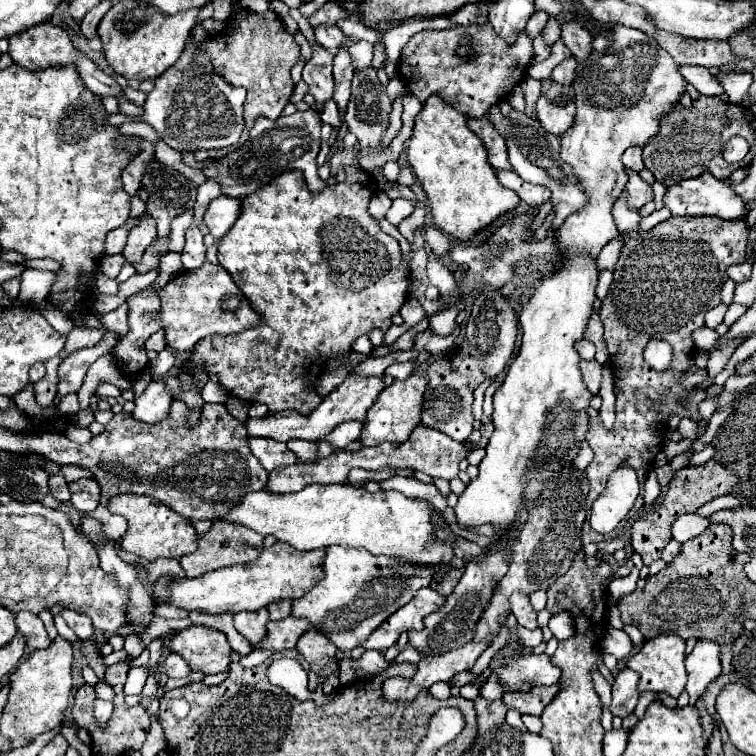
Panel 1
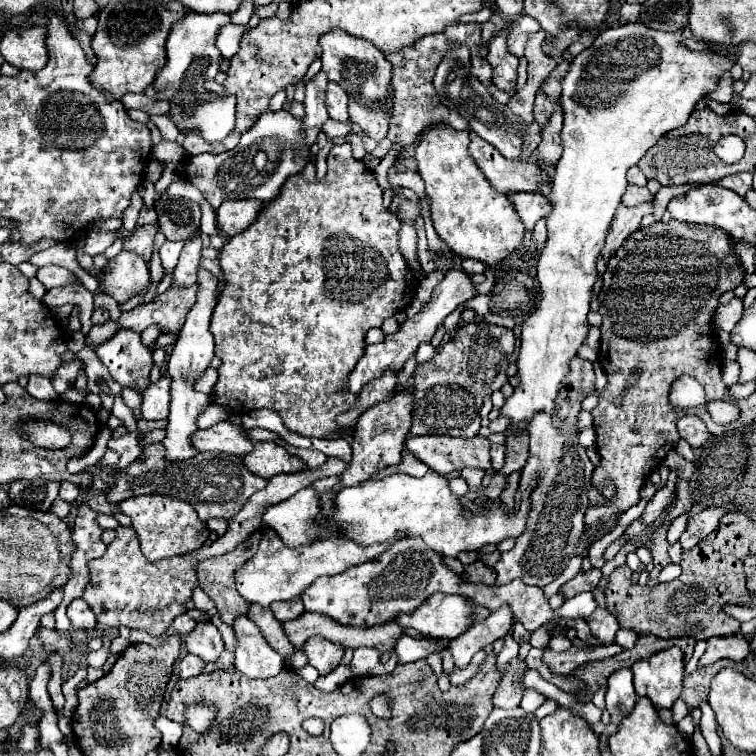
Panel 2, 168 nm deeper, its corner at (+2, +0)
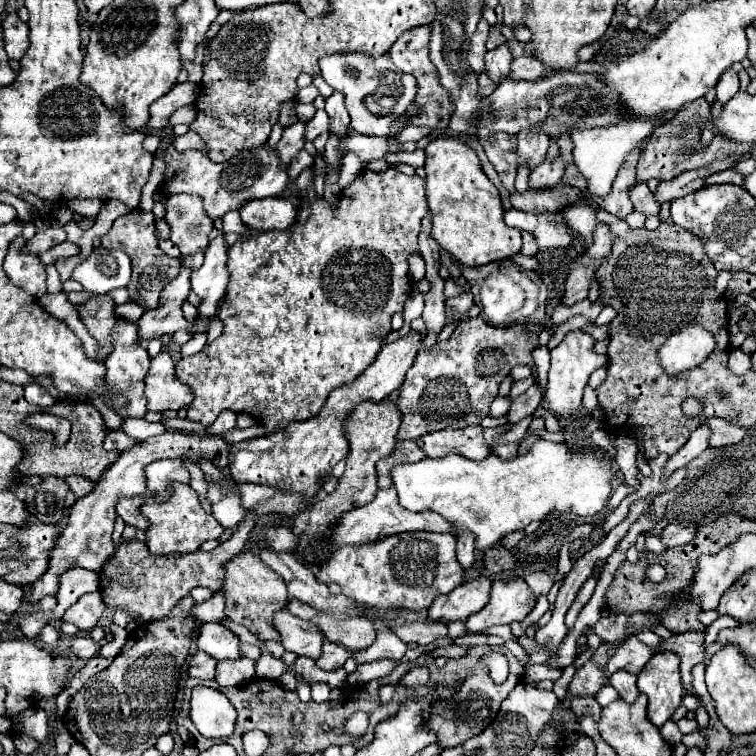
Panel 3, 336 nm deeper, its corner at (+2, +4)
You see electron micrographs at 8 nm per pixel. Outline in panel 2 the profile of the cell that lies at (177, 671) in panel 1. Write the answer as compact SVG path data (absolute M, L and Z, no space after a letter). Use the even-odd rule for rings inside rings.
M184 655L182 657L182 661L180 661L180 679L188 679L188 677L192 677L192 675L198 675L198 673L202 673L202 663L198 661L198 657L196 655Z

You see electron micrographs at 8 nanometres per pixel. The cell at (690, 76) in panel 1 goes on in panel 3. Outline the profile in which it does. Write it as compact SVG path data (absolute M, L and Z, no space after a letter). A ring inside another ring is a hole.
M726 69L722 73L722 77L716 83L716 101L718 103L726 103L730 101L738 91L740 91L740 81L738 81L738 73L734 69Z

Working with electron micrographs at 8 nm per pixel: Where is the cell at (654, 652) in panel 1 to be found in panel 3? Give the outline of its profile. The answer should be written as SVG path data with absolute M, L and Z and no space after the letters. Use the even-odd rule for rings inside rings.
M672 651L654 653L654 659L638 673L638 691L648 697L648 721L662 727L684 697L678 655Z

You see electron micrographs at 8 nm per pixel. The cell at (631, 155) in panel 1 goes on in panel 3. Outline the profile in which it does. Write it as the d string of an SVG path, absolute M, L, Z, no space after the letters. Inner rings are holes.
M636 183L634 187L632 187L632 191L630 191L630 199L632 199L632 203L634 203L634 207L636 207L636 211L638 213L642 213L642 215L646 215L646 217L650 217L650 215L660 215L660 205L658 205L658 201L654 199L654 195L652 195L652 191L648 189L648 185L646 183Z

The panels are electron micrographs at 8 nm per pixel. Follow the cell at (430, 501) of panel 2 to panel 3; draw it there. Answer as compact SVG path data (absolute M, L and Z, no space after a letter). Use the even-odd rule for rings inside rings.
M538 439L526 455L516 455L510 461L502 461L498 455L490 453L482 461L472 461L462 455L446 455L446 457L426 457L418 463L396 465L392 469L394 487L398 491L398 501L402 507L410 511L426 511L432 509L446 517L454 525L454 533L468 529L476 535L476 547L488 549L496 545L504 535L524 529L536 519L544 519L552 511L574 513L578 517L594 517L606 505L612 493L612 465L604 451L594 447L586 447L584 451L572 451L568 443L554 443L546 439Z

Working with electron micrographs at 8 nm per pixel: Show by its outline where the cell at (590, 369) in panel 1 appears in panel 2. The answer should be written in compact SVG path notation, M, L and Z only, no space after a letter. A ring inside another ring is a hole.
M578 357L570 363L570 375L562 381L562 391L558 393L558 415L564 419L564 429L556 429L550 415L534 415L528 435L530 435L530 457L522 469L520 487L516 491L516 501L522 493L530 489L530 513L526 531L516 537L516 545L502 553L494 571L498 573L494 587L506 585L512 579L522 579L526 585L544 587L554 581L568 565L572 553L576 553L578 541L584 533L584 513L588 509L590 475L594 471L586 449L580 447L576 437L576 417L580 413L580 403L584 397L594 393L594 371L592 363ZM536 479L536 481L534 481Z

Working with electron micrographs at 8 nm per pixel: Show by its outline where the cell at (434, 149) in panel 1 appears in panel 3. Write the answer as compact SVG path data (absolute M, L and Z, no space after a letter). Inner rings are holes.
M436 137L426 147L426 199L432 213L430 237L466 267L480 267L520 253L520 231L504 223L500 193L484 175L478 155L460 139Z

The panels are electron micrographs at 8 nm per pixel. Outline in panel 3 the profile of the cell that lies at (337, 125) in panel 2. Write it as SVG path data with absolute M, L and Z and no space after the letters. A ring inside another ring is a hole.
M318 109L316 115L306 123L306 141L314 141L320 133L326 133L328 131L328 115L324 109Z

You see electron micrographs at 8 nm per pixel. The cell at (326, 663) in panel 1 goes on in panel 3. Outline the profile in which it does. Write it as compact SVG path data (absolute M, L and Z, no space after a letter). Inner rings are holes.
M326 641L324 647L322 647L322 657L316 661L320 669L326 669L326 671L336 671L340 669L346 659L350 657L352 653L348 649L344 649L342 645L336 645L336 643L330 643Z

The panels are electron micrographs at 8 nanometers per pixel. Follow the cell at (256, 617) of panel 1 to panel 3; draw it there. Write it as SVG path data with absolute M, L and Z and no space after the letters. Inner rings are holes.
M286 609L276 613L274 623L282 635L282 645L286 651L312 659L318 659L322 655L322 643L326 641L326 637L314 623L298 619Z

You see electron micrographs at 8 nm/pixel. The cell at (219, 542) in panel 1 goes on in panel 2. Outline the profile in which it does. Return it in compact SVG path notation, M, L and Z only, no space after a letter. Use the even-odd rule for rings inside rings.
M256 531L244 543L240 543L234 551L220 555L220 557L202 559L196 565L198 585L216 603L220 617L228 625L234 621L234 615L246 615L246 607L250 607L250 603L246 603L234 591L232 575L246 559L250 559L256 553L260 541L262 541L262 533Z

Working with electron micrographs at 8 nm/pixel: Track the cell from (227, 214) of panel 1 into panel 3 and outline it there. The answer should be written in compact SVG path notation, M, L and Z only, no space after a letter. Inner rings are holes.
M256 199L254 203L246 203L240 207L242 221L254 231L286 231L294 225L298 209L288 199Z

